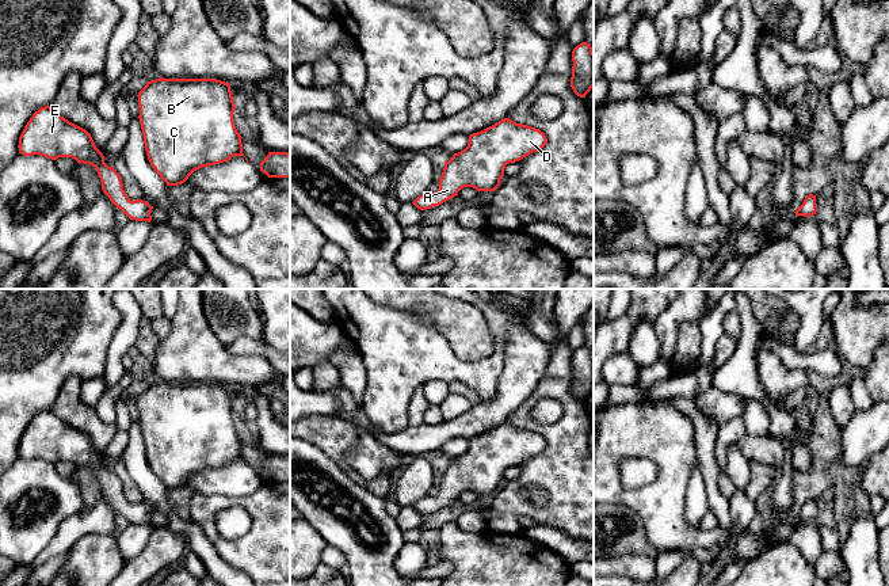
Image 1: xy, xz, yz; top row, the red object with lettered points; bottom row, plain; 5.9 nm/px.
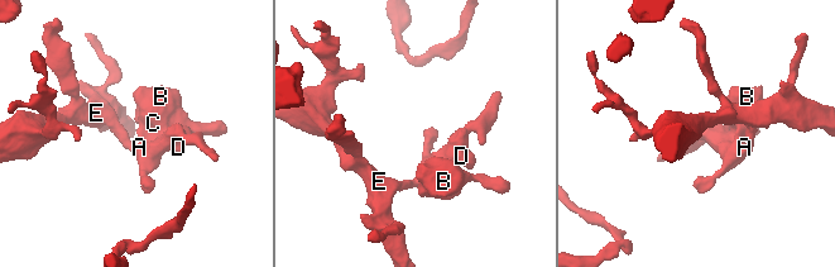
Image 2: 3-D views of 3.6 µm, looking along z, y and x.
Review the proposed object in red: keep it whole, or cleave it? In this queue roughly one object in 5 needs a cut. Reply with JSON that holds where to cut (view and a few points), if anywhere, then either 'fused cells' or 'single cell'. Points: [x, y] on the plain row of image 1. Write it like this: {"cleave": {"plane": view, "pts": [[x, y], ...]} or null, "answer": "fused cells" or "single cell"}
{"cleave": null, "answer": "single cell"}

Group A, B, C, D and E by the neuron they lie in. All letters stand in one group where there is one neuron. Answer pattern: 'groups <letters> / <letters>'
groups A B C D E

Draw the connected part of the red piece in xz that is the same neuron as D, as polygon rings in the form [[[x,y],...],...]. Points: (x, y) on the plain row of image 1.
[[[504,422],[470,438],[468,450],[444,467],[439,492],[432,498],[419,499],[412,507],[427,514],[458,499],[463,491],[495,495],[507,468],[541,454],[546,446],[547,442],[539,433]]]

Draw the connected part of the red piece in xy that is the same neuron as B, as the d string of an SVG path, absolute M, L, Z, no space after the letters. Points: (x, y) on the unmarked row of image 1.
M156 383L146 387L138 396L140 427L148 464L167 490L184 487L188 480L207 469L228 465L234 460L244 460L241 440L233 425L236 414L230 388L217 383Z

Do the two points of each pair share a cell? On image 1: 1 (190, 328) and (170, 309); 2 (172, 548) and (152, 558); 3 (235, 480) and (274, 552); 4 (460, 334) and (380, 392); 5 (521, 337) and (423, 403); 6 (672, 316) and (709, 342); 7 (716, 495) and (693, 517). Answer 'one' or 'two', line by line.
1: two
2: one
3: two
4: two
5: two
6: two
7: two

